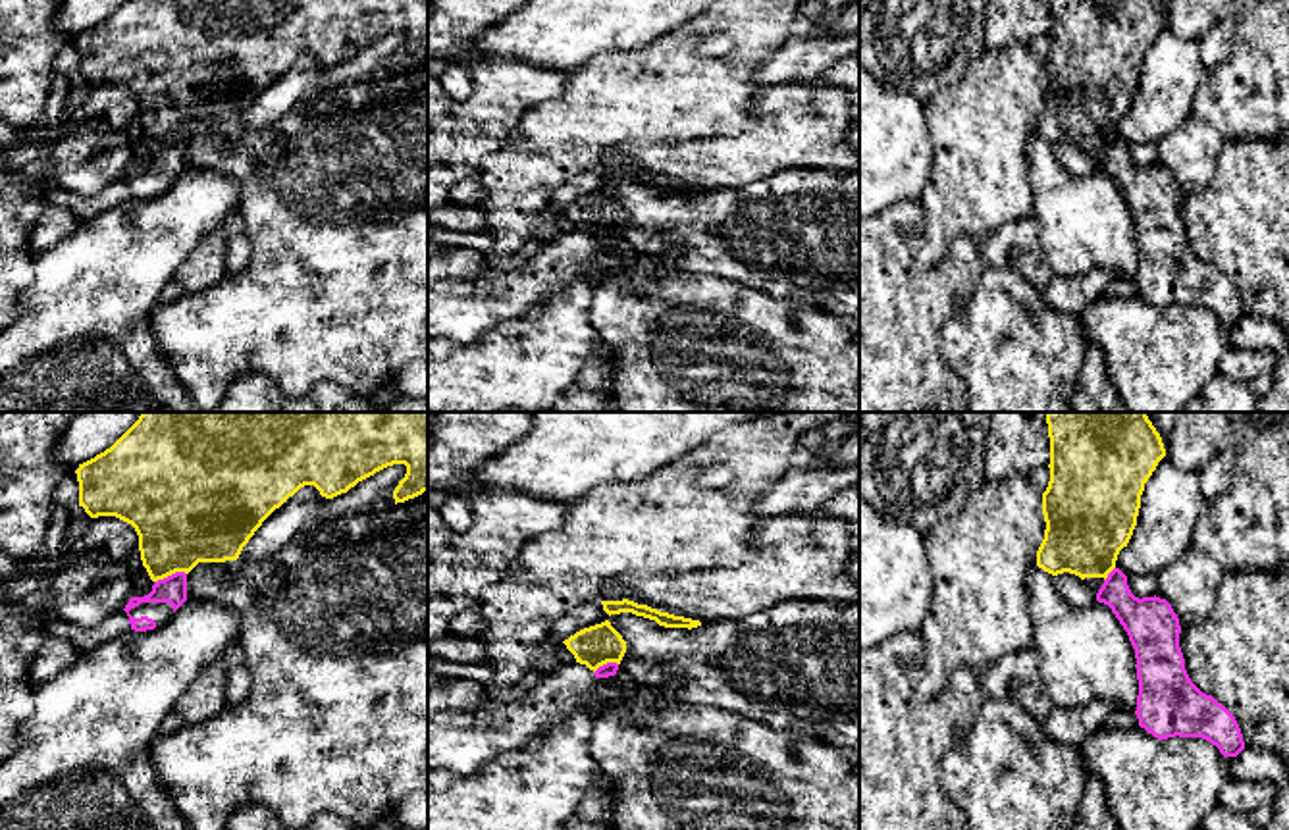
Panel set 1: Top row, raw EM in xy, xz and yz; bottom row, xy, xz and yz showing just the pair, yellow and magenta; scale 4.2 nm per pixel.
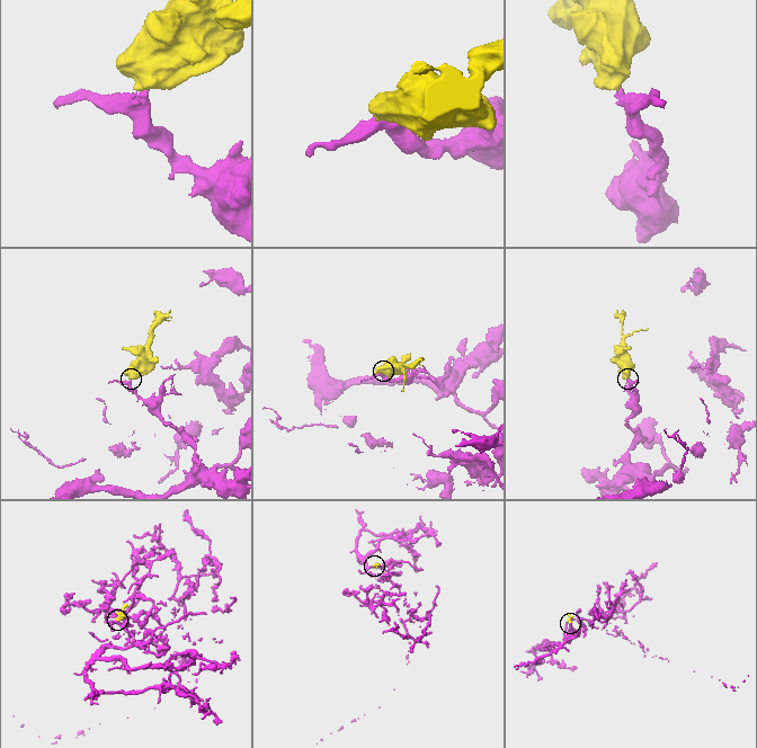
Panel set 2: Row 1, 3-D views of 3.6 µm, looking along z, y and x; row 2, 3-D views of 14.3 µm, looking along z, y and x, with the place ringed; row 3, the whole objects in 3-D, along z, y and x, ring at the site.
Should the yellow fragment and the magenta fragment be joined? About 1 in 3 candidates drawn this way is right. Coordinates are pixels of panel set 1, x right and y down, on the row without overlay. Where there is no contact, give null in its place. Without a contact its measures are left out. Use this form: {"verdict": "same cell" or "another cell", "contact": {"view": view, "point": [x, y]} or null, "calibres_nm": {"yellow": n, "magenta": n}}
{"verdict": "same cell", "contact": {"view": "xy", "point": [170, 143]}, "calibres_nm": {"yellow": 400, "magenta": 120}}

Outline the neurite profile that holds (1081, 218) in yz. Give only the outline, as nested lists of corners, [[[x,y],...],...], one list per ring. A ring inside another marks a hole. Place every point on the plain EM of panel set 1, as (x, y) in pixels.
[[[1039,135],[1027,143],[1027,158],[1040,250],[1054,273],[1075,277],[1100,266],[1135,283],[1135,218],[1112,177],[1069,173]]]

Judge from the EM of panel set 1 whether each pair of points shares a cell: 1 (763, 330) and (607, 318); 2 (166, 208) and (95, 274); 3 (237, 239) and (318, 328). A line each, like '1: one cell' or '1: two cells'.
1: one cell
2: one cell
3: two cells

